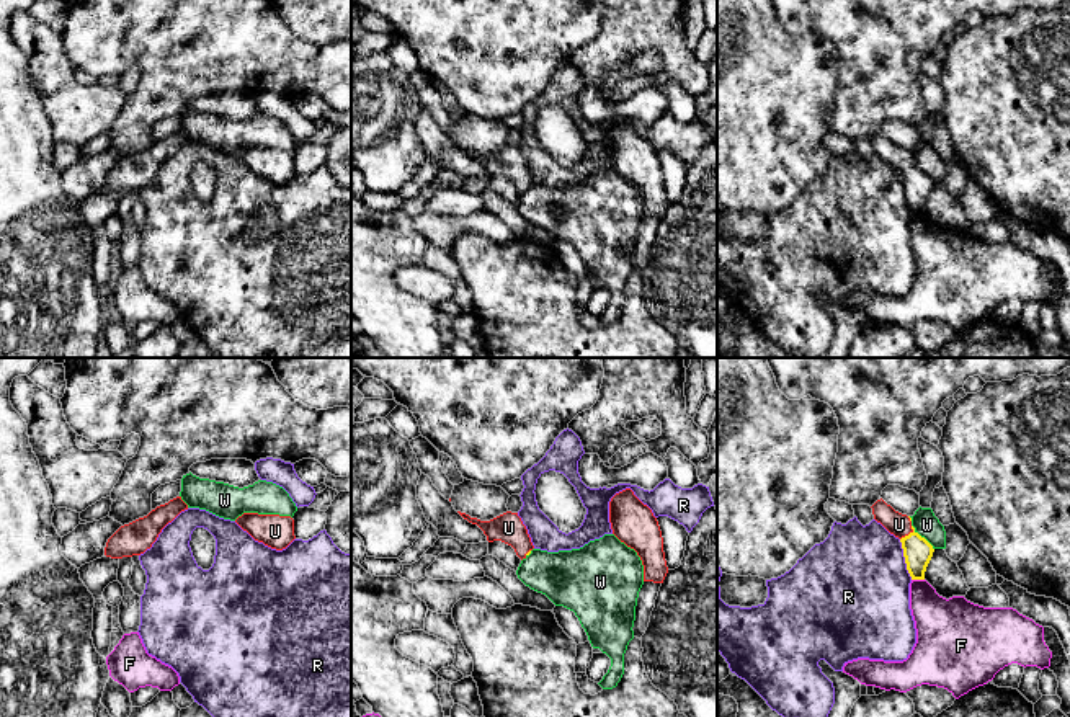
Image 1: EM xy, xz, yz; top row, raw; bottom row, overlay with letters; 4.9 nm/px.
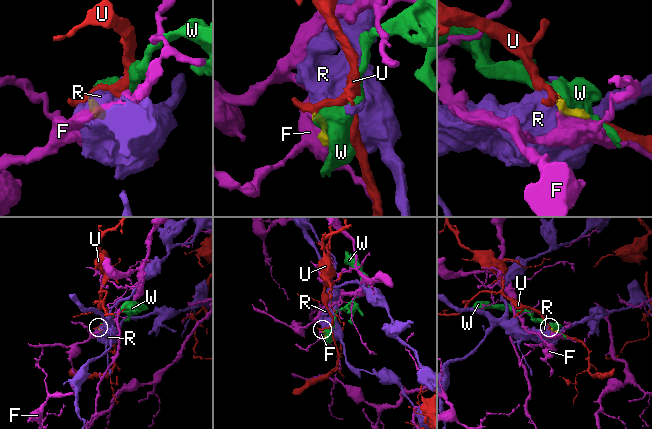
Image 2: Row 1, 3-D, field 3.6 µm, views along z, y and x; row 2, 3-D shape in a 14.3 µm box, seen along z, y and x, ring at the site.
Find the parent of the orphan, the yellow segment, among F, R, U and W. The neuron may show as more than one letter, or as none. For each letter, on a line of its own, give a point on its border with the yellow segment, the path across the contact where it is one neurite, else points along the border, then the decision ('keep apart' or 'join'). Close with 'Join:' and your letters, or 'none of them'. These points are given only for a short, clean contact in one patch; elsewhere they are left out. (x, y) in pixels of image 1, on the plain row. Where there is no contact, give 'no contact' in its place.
F: yz (918, 213) | along yz (912, 213), (923, 214) | keep apart
R: yz (905, 193) | along yz (899, 173), (904, 183), (905, 203), (912, 213) | keep apart
U: yz (909, 169) | across yz (917, 185), (909, 169), (899, 159) | join
W: yz (923, 172) | keep apart
Join: U

